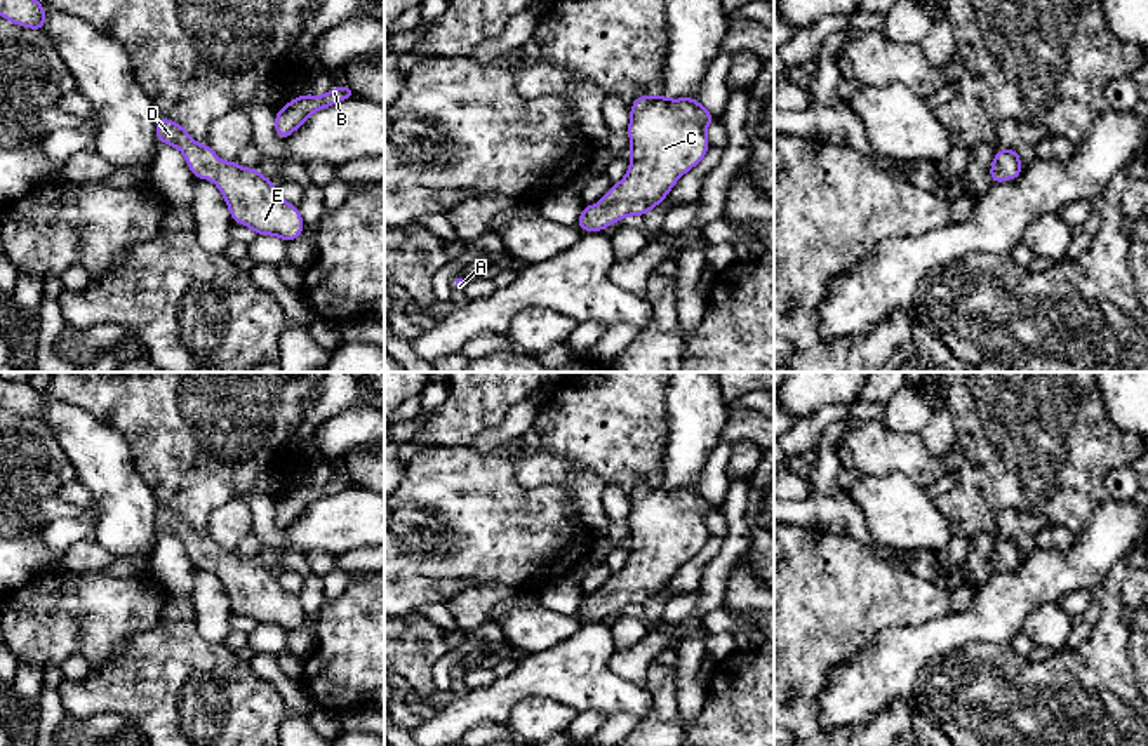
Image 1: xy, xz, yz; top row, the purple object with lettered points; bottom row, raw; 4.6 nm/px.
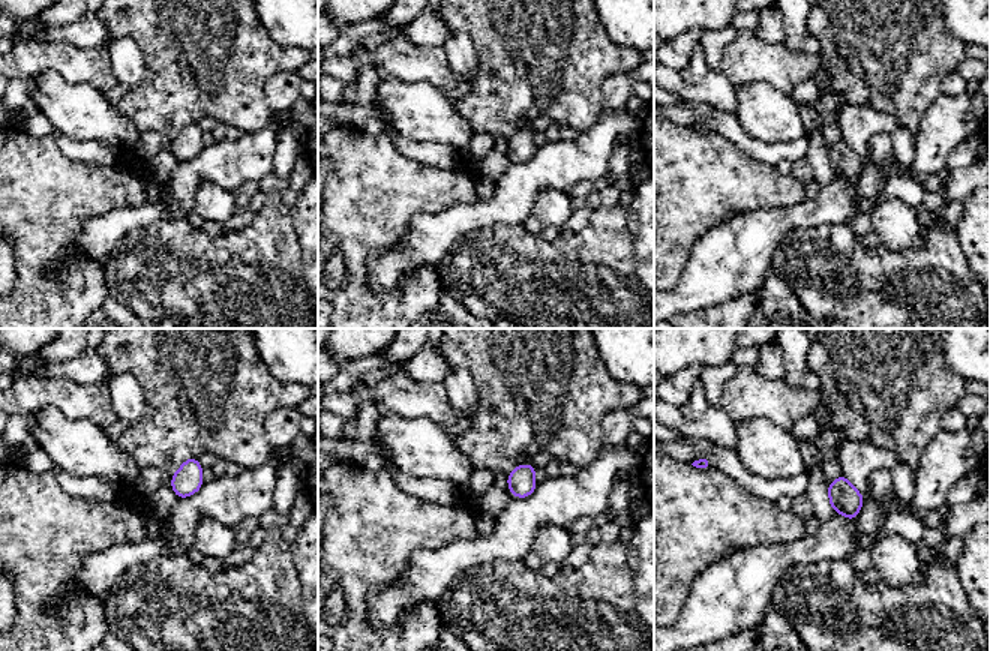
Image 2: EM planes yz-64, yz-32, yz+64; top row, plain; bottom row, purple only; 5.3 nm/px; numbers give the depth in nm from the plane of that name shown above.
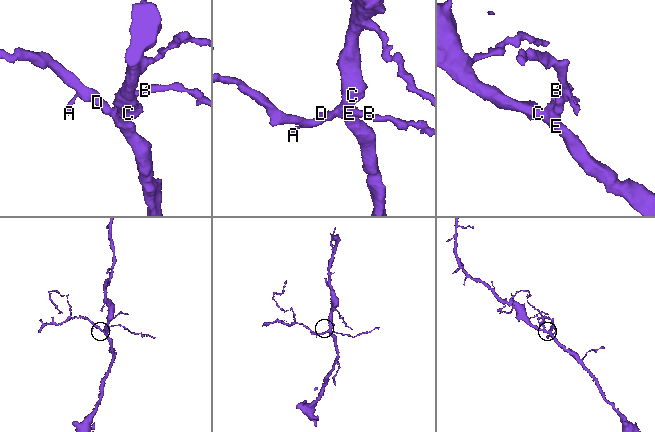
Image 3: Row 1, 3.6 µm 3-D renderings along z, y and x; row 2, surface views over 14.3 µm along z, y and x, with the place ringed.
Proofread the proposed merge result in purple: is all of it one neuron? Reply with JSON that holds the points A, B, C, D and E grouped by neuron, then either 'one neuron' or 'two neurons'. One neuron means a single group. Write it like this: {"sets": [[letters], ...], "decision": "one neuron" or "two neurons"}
{"sets": [["A", "B", "C", "D", "E"]], "decision": "one neuron"}

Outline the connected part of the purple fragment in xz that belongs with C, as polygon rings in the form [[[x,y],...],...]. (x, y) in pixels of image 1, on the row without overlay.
[[[637,485],[630,499],[630,558],[626,565],[609,577],[597,595],[584,595],[576,617],[581,621],[604,621],[624,605],[645,605],[659,595],[673,574],[696,556],[710,539],[706,516],[715,506],[694,487],[666,489],[656,485]]]

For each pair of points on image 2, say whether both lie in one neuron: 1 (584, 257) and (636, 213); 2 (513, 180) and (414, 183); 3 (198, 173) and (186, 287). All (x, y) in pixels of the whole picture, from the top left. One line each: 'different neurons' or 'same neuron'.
1: different neurons
2: different neurons
3: different neurons

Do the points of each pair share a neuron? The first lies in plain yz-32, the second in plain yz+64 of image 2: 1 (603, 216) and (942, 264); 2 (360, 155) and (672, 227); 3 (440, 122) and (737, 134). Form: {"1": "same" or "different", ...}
{"1": "same", "2": "same", "3": "different"}

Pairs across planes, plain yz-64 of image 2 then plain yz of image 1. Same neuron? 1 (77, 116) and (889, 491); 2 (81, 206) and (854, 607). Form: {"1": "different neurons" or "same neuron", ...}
{"1": "same neuron", "2": "same neuron"}

